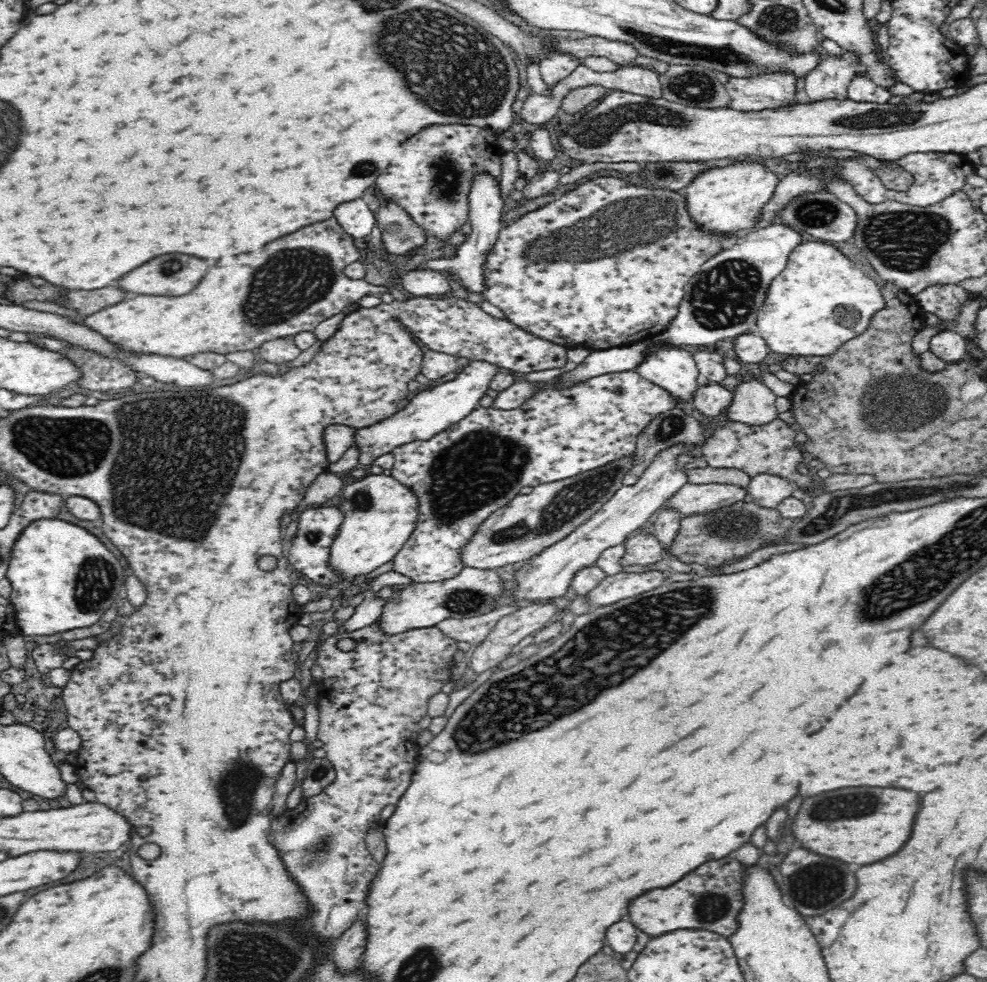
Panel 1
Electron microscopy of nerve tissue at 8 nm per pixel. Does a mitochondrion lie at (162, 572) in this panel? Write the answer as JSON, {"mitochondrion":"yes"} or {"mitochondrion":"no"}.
{"mitochondrion":"no"}

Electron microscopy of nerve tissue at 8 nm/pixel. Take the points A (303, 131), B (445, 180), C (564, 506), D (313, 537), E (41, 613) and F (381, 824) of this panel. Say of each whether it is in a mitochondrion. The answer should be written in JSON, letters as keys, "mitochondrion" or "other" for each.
{"A":"other","B":"mitochondrion","C":"mitochondrion","D":"mitochondrion","E":"other","F":"other"}

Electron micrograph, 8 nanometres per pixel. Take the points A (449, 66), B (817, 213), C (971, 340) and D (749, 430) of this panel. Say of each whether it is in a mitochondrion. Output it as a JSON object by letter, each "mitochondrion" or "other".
{"A":"mitochondrion","B":"mitochondrion","C":"other","D":"other"}

